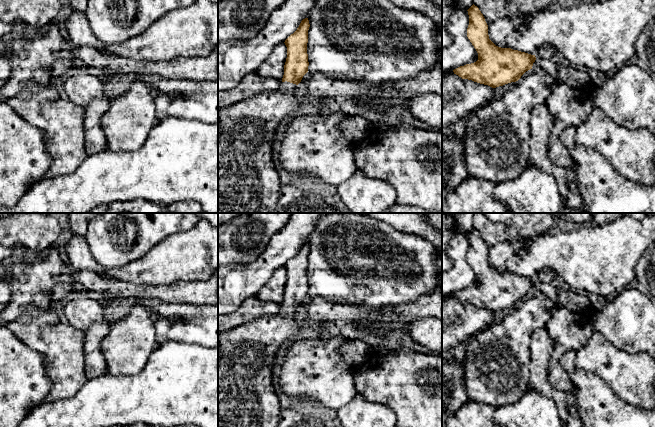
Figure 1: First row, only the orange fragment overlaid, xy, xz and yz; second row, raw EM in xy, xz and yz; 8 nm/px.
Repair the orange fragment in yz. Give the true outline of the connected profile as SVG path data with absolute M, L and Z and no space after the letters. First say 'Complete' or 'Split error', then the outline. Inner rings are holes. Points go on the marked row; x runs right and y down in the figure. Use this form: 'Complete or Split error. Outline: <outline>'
Complete. Outline: M474 4L467 10L469 15L469 25L467 37L478 53L478 60L471 64L460 66L453 70L454 74L462 79L488 85L492 88L518 81L528 70L532 69L536 60L535 55L531 55L511 48L501 48L496 46L488 35L488 25L479 8Z

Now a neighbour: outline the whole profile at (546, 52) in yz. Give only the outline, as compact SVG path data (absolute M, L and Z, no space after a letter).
M544 45L535 52L535 57L536 59L549 60L554 59L557 53L558 52L554 47L550 45Z

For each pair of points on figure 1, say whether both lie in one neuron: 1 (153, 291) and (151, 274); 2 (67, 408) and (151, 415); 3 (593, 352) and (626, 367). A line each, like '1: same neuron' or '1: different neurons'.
1: different neurons
2: same neuron
3: same neuron

